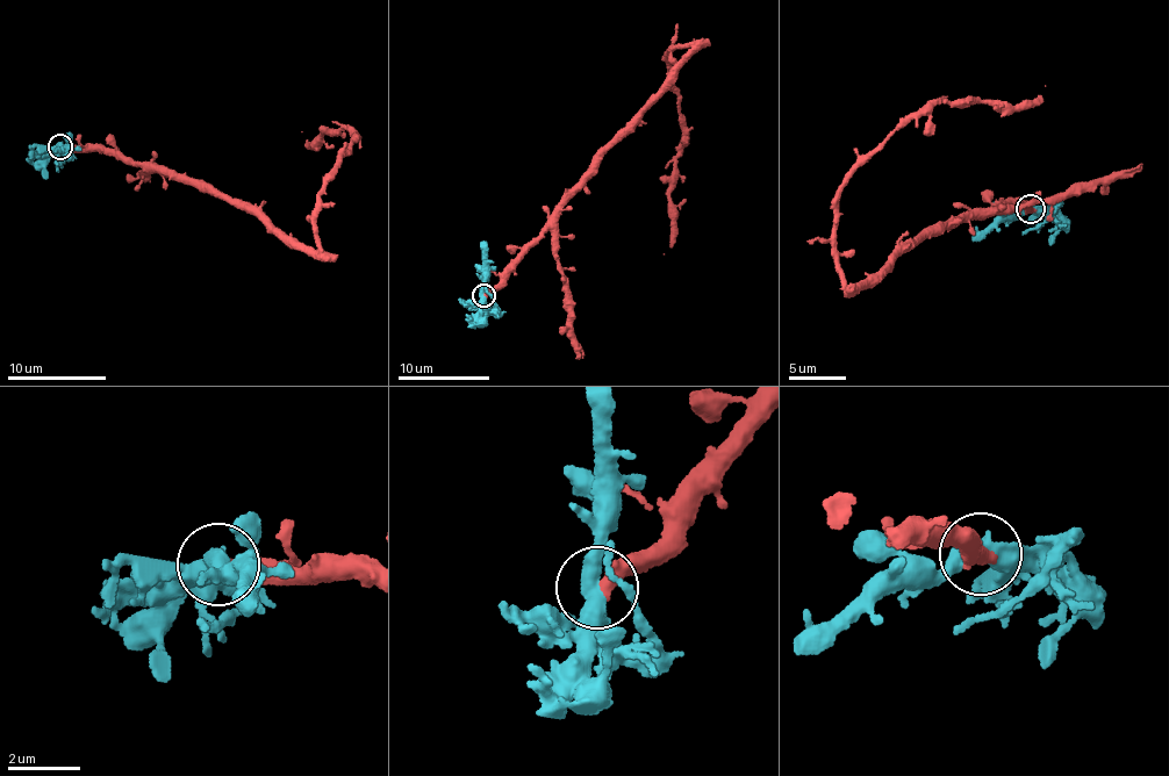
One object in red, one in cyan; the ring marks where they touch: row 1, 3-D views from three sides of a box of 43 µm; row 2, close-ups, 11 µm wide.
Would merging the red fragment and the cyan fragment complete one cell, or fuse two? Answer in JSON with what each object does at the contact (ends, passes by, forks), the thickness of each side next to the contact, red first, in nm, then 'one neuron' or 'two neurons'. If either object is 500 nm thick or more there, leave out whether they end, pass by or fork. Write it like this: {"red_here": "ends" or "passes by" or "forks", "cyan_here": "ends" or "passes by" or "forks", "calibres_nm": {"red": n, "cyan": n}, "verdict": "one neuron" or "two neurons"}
{"calibres_nm": {"red": 440, "cyan": 500}, "verdict": "two neurons"}

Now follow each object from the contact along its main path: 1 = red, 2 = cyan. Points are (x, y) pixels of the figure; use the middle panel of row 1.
1: (483, 296), (691, 47), (676, 45), (665, 62), (685, 130), (664, 254)
2: (483, 296), (487, 263), (481, 241)

